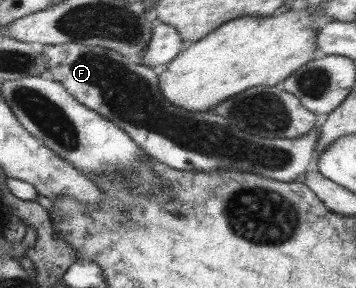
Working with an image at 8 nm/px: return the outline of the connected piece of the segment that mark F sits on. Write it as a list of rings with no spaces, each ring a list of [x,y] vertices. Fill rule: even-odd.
[[[61,43],[38,47],[47,63],[46,76],[61,83],[80,105],[105,117],[128,134],[128,137],[146,155],[175,171],[212,173],[212,171],[238,171],[252,173],[283,183],[303,182],[306,171],[313,167],[314,148],[321,120],[307,134],[294,139],[268,139],[250,135],[237,129],[228,120],[198,111],[176,109],[162,99],[162,123],[158,109],[157,76],[152,68],[118,55],[111,49]],[[146,83],[146,93],[144,93]]]

